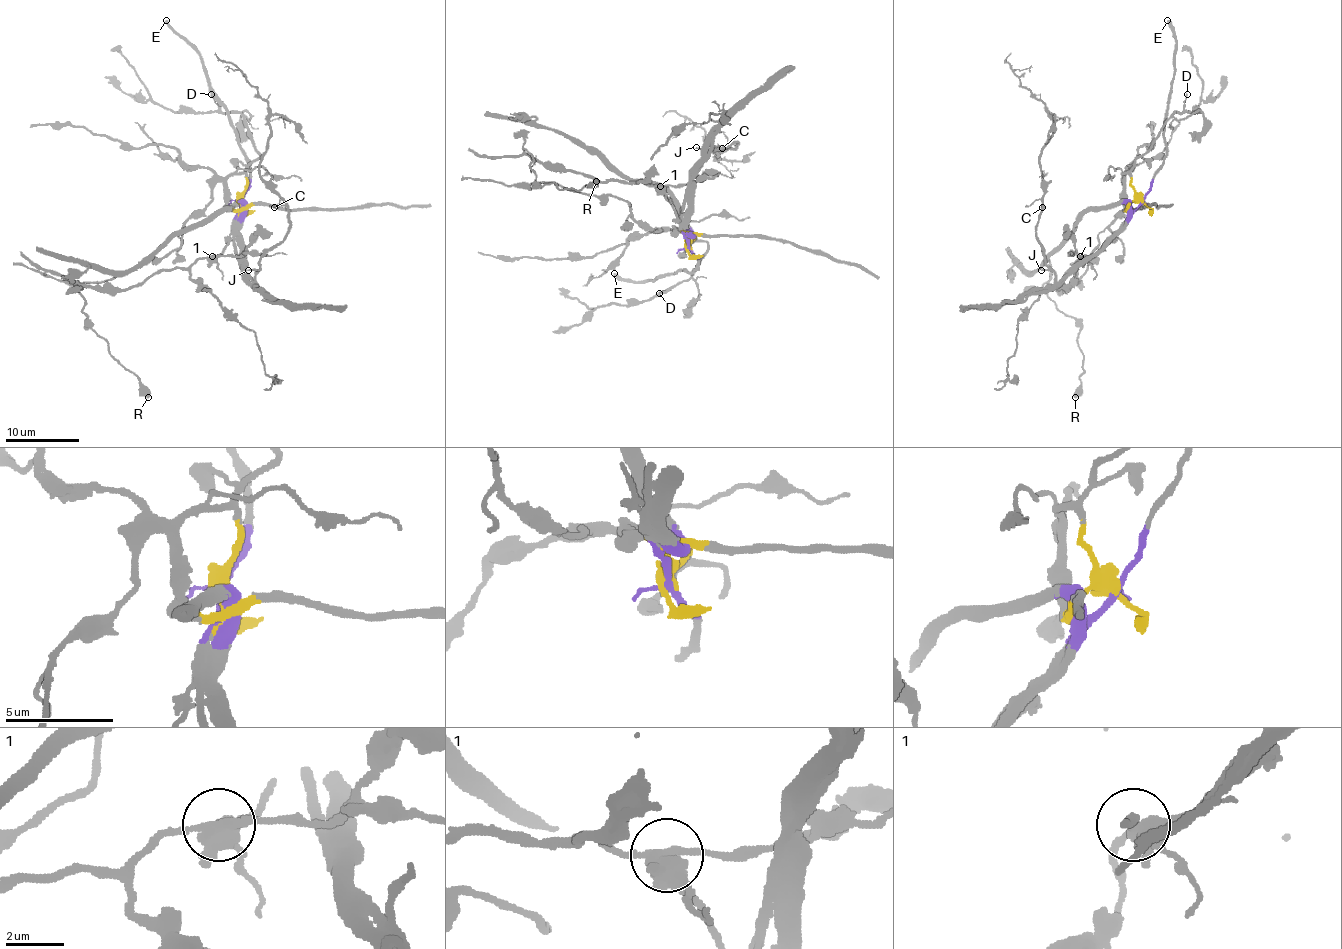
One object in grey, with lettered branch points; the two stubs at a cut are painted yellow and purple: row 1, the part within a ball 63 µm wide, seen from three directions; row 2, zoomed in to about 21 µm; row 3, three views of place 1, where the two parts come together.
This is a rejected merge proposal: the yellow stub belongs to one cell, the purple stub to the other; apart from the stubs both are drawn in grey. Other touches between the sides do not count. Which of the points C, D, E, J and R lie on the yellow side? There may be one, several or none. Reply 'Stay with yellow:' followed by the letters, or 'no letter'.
Stay with yellow: D

